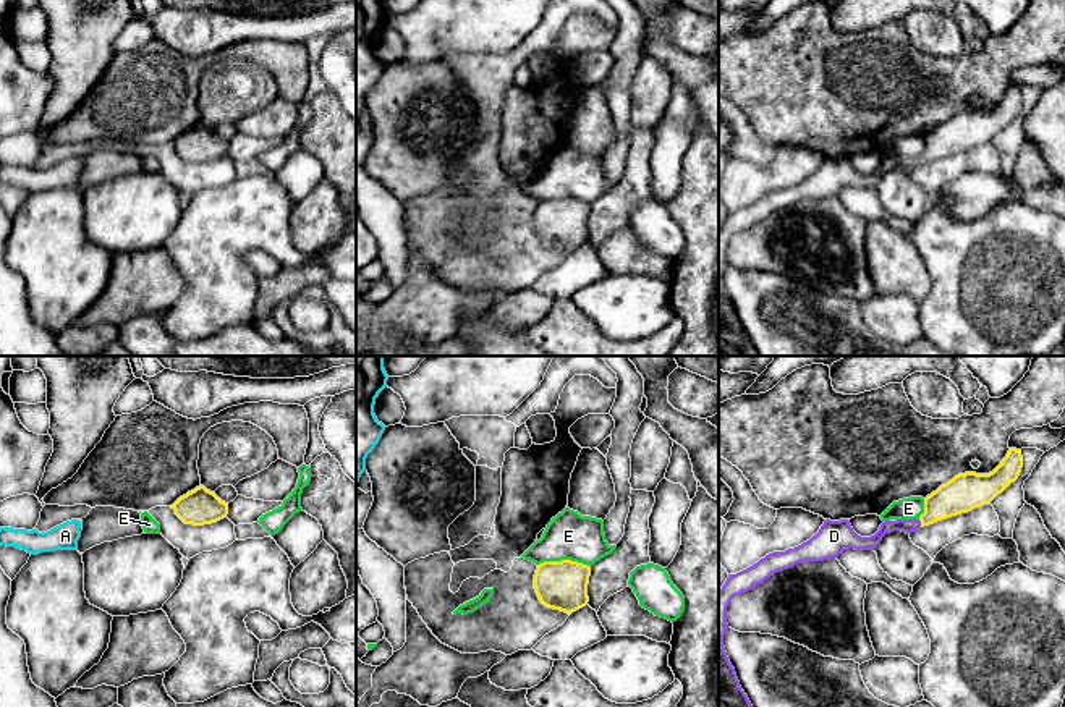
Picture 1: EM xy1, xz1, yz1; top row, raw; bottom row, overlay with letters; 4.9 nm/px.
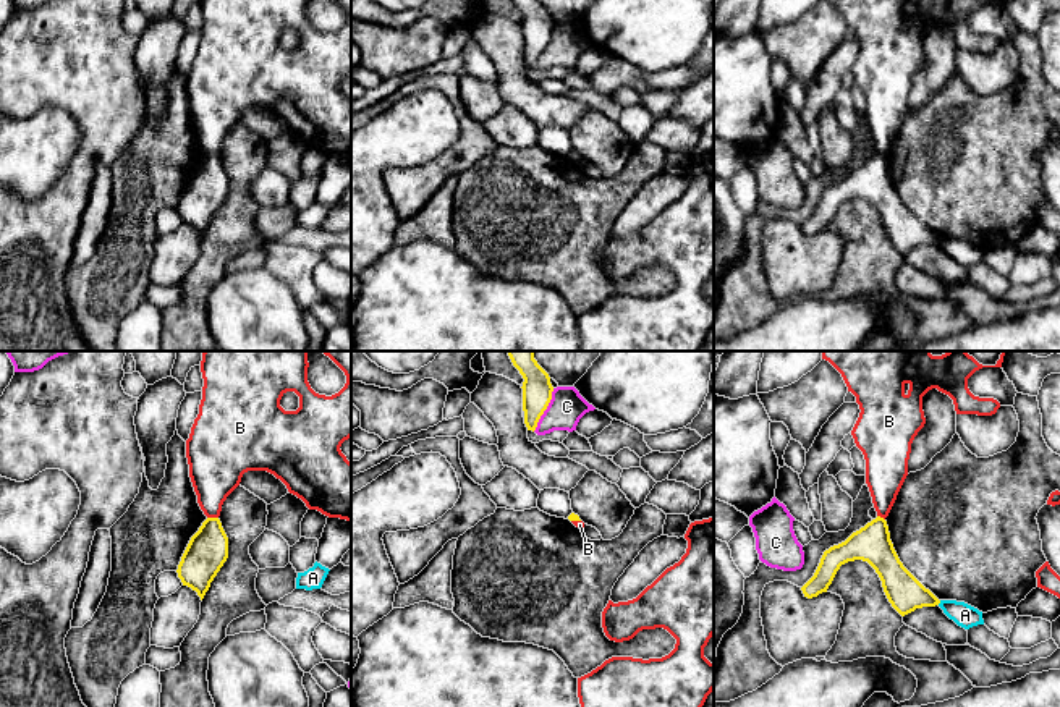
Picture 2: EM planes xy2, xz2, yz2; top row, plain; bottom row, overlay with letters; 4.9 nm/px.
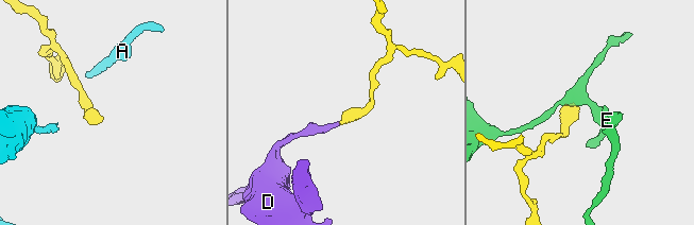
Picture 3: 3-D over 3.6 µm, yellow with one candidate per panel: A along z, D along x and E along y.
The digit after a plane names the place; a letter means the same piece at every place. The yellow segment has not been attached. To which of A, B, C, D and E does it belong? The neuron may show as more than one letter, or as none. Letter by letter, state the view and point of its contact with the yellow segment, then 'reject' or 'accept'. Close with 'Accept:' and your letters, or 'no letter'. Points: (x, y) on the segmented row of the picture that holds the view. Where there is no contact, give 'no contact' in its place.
A: contact yz2 (939, 602); reject
B: contact xy2 (212, 518); reject
C: contact xz2 (546, 408); reject
D: contact yz1 (921, 523); accept
E: contact xz1 (564, 560); reject
Accept: D

